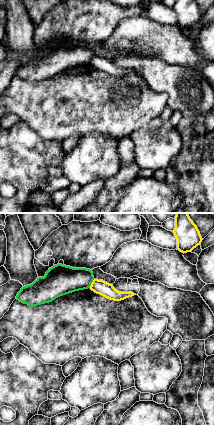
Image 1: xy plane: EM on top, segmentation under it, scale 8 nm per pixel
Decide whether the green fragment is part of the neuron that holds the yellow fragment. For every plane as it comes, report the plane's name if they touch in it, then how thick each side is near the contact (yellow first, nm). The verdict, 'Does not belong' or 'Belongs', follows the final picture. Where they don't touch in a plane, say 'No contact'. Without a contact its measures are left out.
Touches yellow in xy. Thickness 120 nm (yellow) against 240 nm

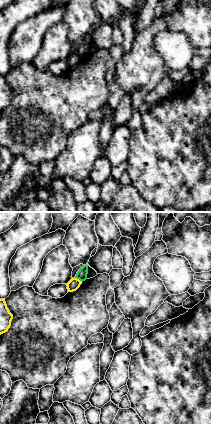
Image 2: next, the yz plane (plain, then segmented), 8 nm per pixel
Touches yellow in yz. Thickness 90 nm (yellow) against 80 nm

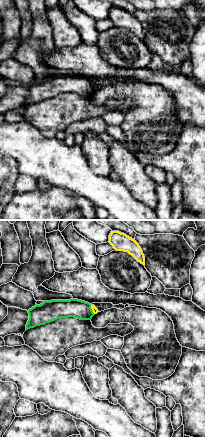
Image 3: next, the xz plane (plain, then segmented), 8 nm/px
Touches yellow in xz. Thickness 50 nm (yellow) against 150 nm

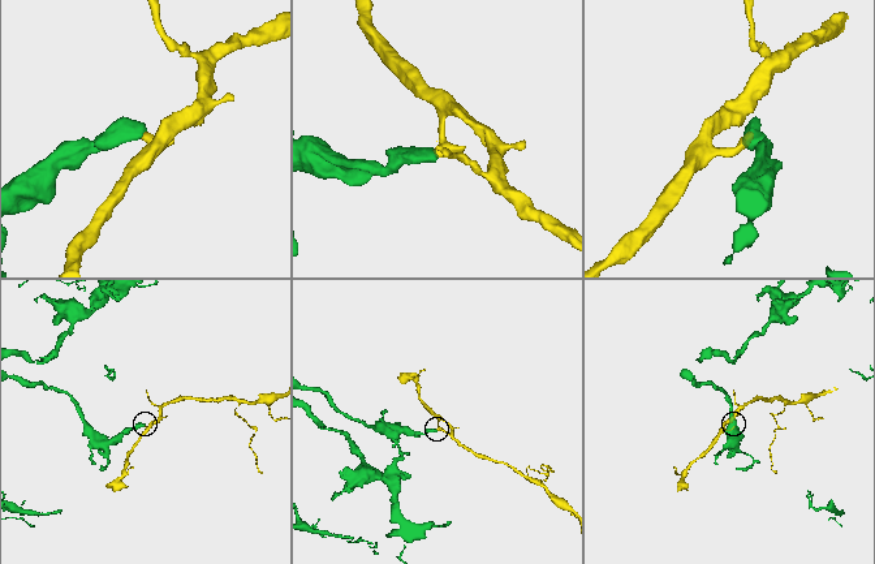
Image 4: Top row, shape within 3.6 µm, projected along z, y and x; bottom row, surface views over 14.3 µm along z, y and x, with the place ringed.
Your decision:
Does not belong

